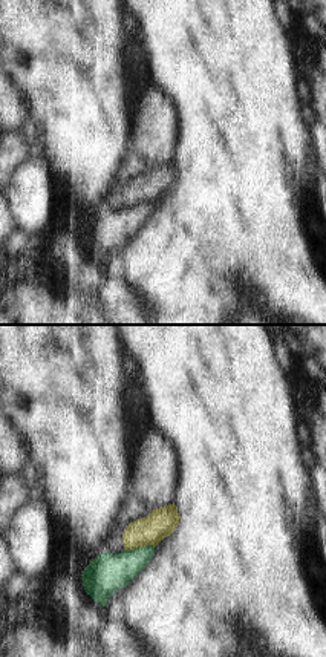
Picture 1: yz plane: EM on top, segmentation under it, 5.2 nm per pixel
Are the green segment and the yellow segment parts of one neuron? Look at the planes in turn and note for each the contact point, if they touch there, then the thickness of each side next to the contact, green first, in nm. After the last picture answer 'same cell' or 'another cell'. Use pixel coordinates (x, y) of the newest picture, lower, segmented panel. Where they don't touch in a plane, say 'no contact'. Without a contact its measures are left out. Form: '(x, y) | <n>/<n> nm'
(138, 549) | 200/160 nm

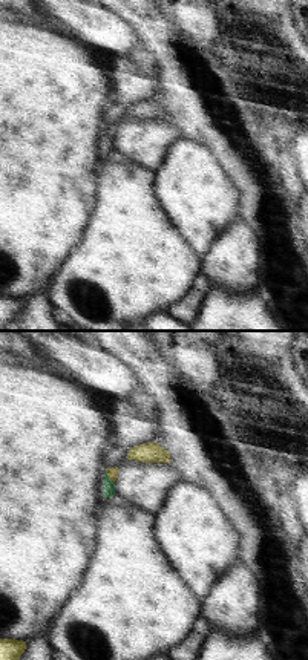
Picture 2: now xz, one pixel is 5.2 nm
(108, 478) | 60/60 nm

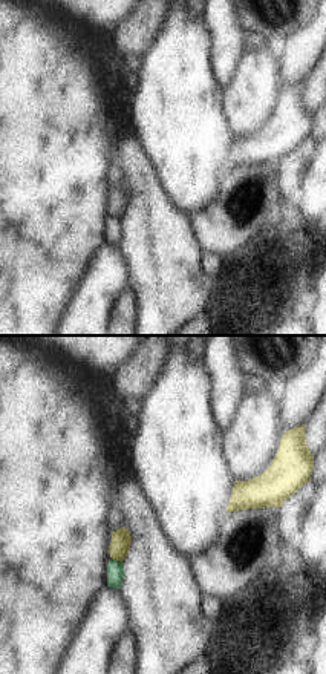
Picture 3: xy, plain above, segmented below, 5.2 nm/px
(115, 559) | 100/110 nm

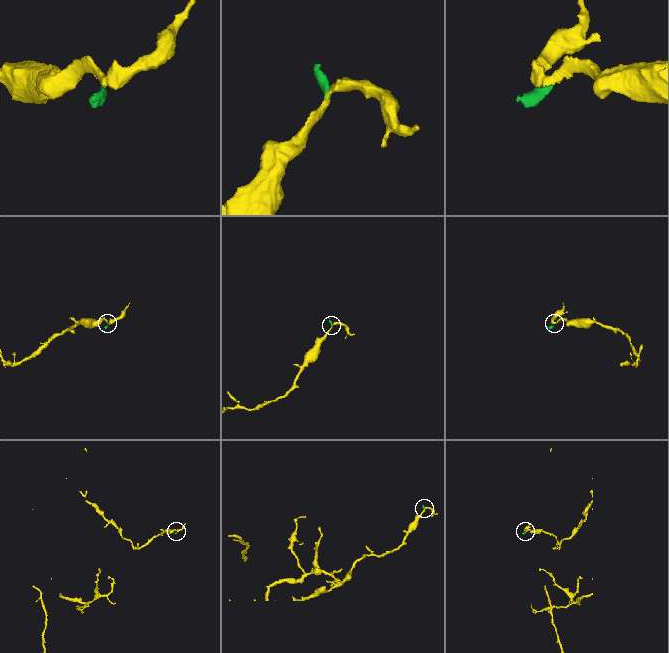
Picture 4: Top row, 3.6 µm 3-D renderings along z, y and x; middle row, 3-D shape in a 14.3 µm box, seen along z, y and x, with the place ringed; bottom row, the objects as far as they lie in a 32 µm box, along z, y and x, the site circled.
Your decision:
another cell

